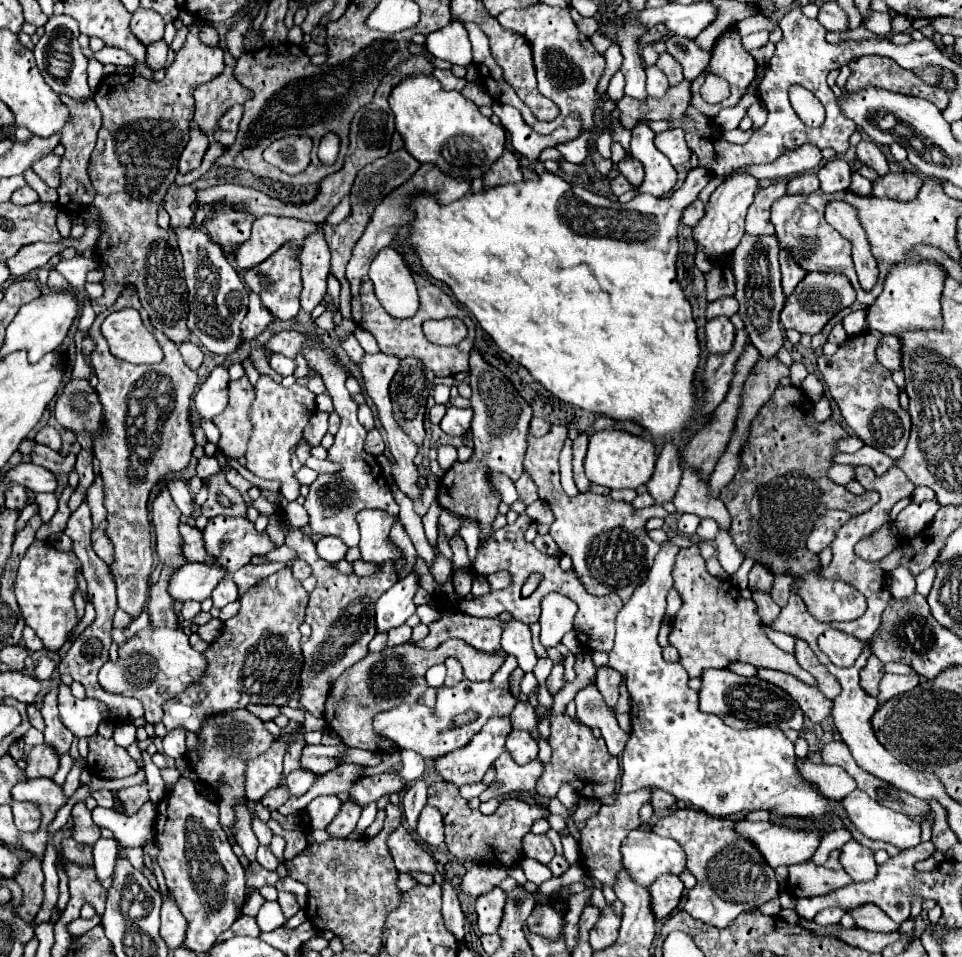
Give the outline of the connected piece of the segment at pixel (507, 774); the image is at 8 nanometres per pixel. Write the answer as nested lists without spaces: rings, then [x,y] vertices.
[[[504,752],[494,762],[494,768],[496,768],[494,782],[478,796],[482,802],[492,798],[500,798],[500,796],[508,796],[512,792],[534,792],[536,780],[544,772],[544,764],[538,758],[524,764],[524,766],[518,766],[508,756],[508,752]]]

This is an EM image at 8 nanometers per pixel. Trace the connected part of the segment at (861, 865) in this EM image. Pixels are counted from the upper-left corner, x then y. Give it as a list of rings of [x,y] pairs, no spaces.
[[[850,840],[842,848],[842,866],[844,870],[852,876],[854,882],[864,882],[872,880],[876,876],[876,862],[874,862],[874,852],[866,846],[862,846],[856,840]]]

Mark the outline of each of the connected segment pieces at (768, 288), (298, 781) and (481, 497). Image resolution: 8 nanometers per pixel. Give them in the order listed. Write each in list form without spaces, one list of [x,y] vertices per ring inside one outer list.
[[[744,236],[744,240],[738,244],[734,250],[734,276],[736,276],[736,300],[740,304],[740,318],[744,320],[746,332],[750,336],[752,346],[766,358],[776,356],[776,352],[784,344],[784,332],[780,330],[780,308],[784,306],[784,292],[780,288],[780,264],[778,264],[778,240],[776,236],[768,238],[754,238],[754,236]]]
[[[298,768],[298,770],[294,770],[294,772],[290,772],[288,776],[286,776],[286,784],[288,784],[288,788],[290,788],[290,794],[292,796],[300,796],[300,794],[304,794],[310,786],[312,786],[312,782],[316,780],[316,772],[312,772],[312,770],[308,770],[308,768]]]
[[[474,348],[470,356],[470,386],[472,386],[472,436],[474,436],[474,456],[468,462],[456,462],[442,478],[442,488],[438,490],[438,502],[446,510],[480,522],[480,540],[486,540],[492,532],[490,524],[498,514],[498,492],[490,486],[492,472],[504,472],[512,480],[518,480],[524,472],[522,460],[526,454],[528,424],[532,418],[530,404],[516,392],[512,382],[492,364],[488,364],[482,354]]]

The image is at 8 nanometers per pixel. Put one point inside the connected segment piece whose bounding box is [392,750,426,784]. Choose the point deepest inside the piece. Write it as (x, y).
(413, 766)

